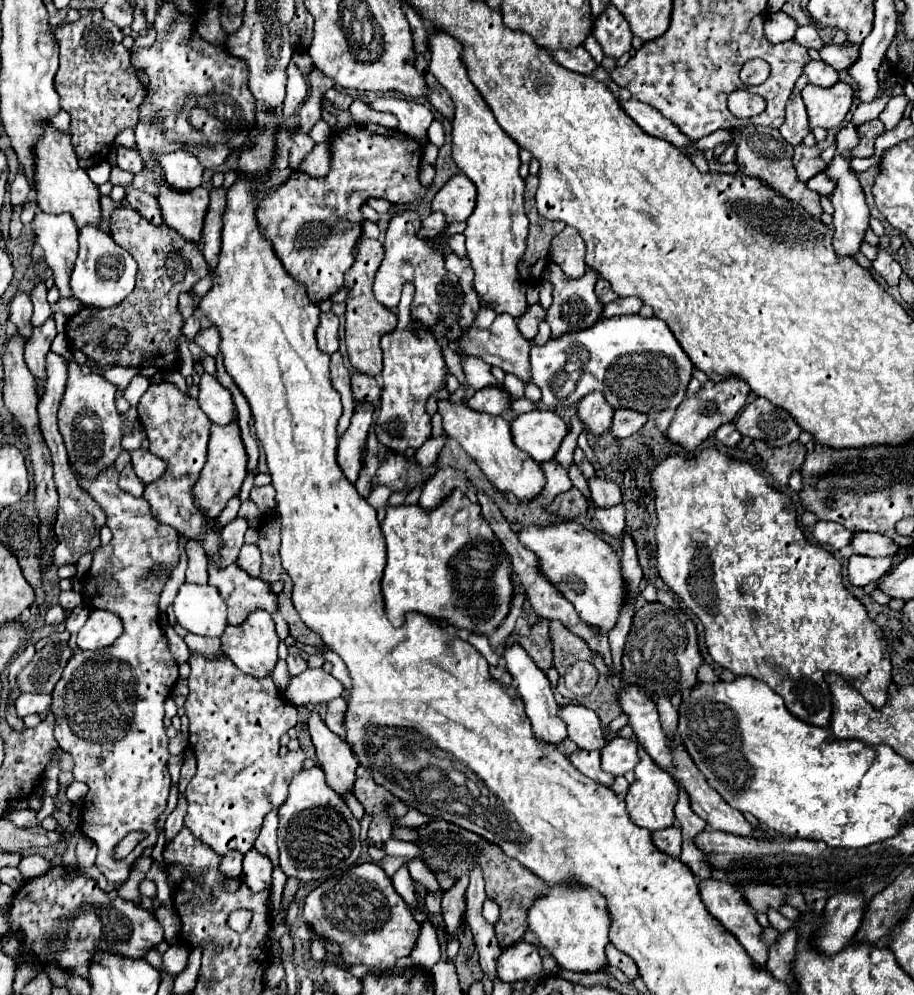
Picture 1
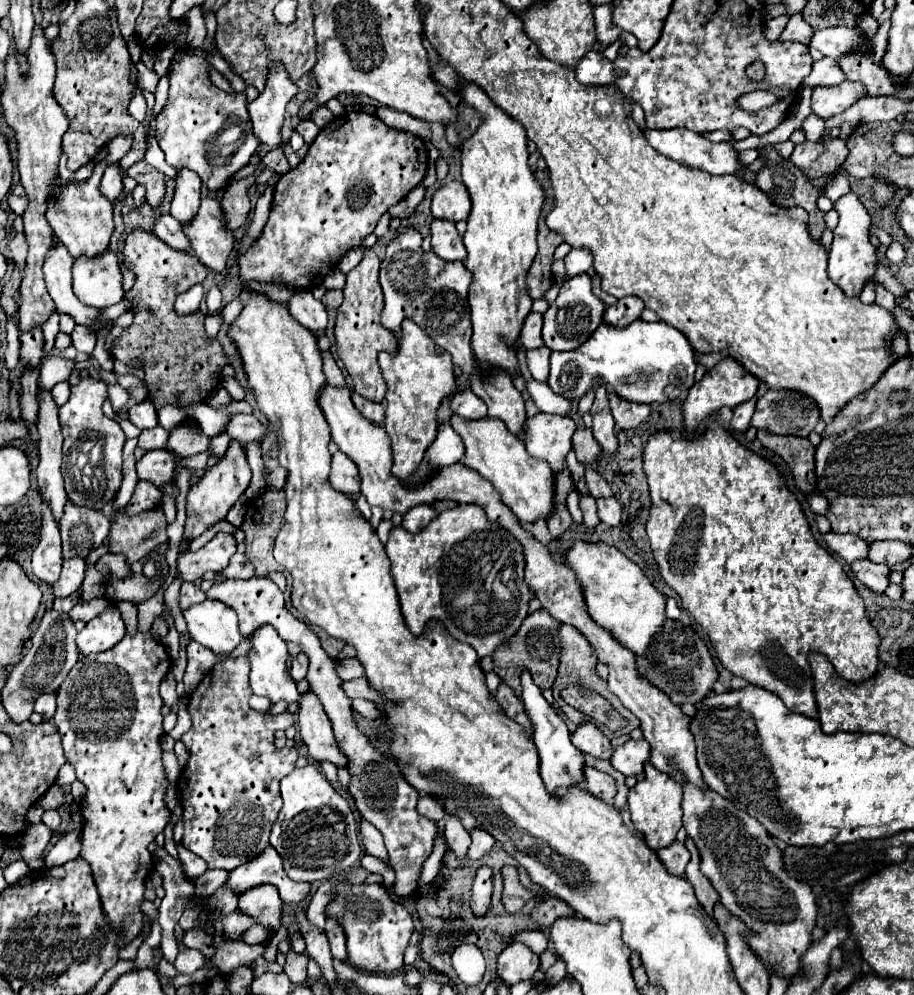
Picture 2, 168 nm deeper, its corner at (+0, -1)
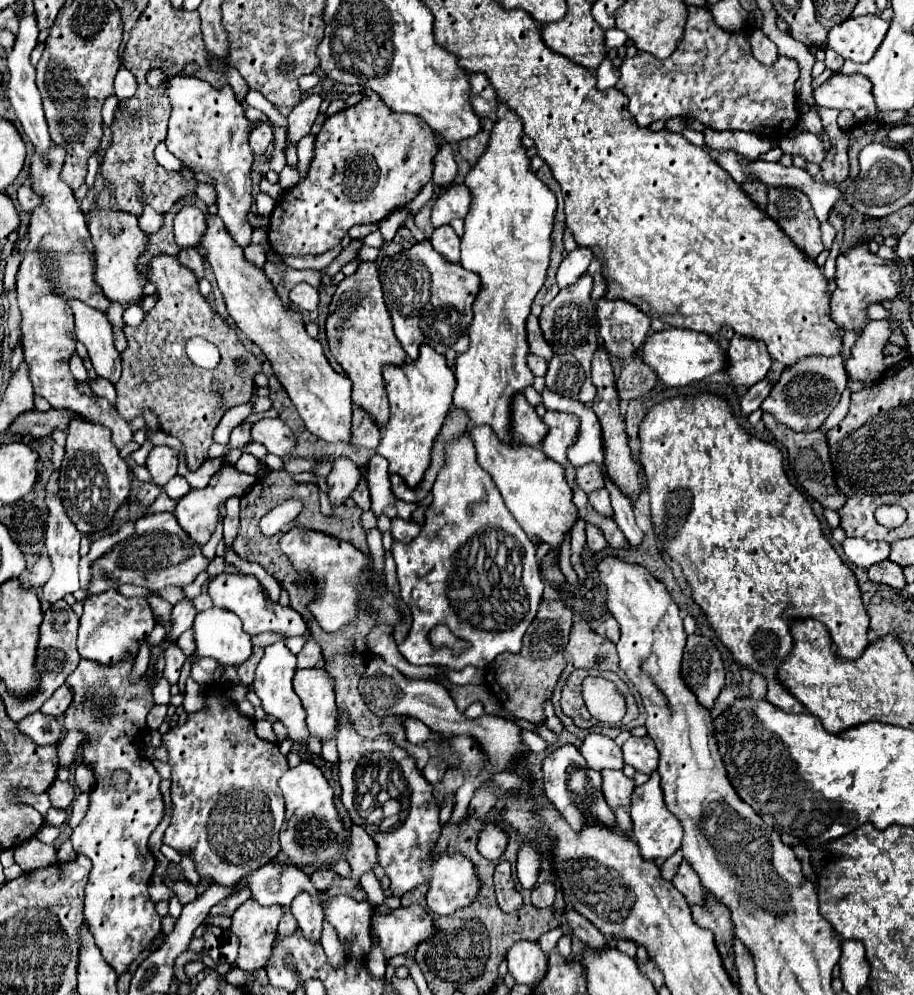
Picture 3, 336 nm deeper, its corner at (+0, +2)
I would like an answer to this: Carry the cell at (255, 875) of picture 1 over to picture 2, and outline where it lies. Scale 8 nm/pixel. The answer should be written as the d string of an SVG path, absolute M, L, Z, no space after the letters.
M256 885L240 895L238 907L242 911L252 913L252 917L258 919L258 923L268 925L272 929L280 927L282 917L282 899L274 885Z

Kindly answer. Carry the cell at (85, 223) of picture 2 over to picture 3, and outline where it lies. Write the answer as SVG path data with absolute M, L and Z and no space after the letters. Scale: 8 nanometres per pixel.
M92 210L88 214L88 230L94 242L94 256L96 256L96 282L102 286L106 298L122 304L128 308L132 304L140 304L144 298L144 284L146 276L138 272L138 258L144 254L148 246L148 236L140 230L138 218L126 212L116 210Z

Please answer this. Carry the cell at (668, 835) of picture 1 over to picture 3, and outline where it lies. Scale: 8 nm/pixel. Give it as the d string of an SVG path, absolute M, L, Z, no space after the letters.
M682 862L678 868L678 874L674 876L672 884L686 896L688 904L698 904L704 906L706 904L706 894L704 888L700 888L700 880L696 876L696 872L692 872L688 862Z

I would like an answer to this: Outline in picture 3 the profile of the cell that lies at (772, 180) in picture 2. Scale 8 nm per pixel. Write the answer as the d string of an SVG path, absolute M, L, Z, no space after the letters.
M770 188L768 192L768 216L782 228L782 232L814 260L824 244L820 240L820 222L812 212L808 196L794 188Z

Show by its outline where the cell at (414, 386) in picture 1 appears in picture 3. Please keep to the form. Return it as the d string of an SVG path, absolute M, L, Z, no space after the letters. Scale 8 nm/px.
M422 346L420 358L416 362L404 364L400 368L384 368L384 382L390 400L390 420L384 428L378 454L388 460L390 472L400 474L410 488L416 488L430 466L430 450L436 434L440 432L452 408L456 378L446 366L446 358L442 354L436 354L430 346Z

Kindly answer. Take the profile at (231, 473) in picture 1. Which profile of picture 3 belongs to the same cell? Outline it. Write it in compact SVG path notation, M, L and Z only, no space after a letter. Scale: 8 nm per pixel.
M224 464L220 472L216 472L210 480L210 484L202 490L190 490L184 498L180 498L176 502L176 508L174 508L174 516L178 518L178 524L182 526L182 530L200 546L204 546L216 524L218 524L218 506L224 504L230 496L244 496L246 492L250 492L252 484L256 482L256 476L250 476L250 474L242 474L242 472L236 472L230 464Z

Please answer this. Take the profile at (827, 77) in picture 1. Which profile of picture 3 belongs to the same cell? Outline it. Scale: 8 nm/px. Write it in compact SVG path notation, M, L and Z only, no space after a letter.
M826 48L826 68L830 68L832 72L838 72L838 68L844 64L844 58L838 56L832 48Z

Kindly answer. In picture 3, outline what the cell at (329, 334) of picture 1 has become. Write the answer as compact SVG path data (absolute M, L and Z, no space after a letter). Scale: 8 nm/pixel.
M296 284L288 294L292 306L298 310L316 310L318 308L318 290L310 284Z

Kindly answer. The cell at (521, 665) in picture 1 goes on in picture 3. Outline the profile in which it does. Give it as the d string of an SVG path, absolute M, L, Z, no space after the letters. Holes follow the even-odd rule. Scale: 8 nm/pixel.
M566 744L566 746L550 752L544 760L542 772L544 772L544 784L542 784L544 796L562 814L562 818L570 824L570 828L574 832L580 832L584 828L584 824L592 822L592 818L596 818L598 824L604 824L612 830L616 828L614 812L602 796L602 776L600 776L600 772L594 772L586 766L586 760L578 752L578 748ZM588 796L592 798L592 802L586 802Z

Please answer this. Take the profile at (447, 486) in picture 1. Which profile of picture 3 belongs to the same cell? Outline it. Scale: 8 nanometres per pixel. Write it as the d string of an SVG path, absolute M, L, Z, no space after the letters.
M392 520L392 528L390 528L390 534L392 534L392 540L396 542L412 542L420 532L420 524L416 524L414 520Z

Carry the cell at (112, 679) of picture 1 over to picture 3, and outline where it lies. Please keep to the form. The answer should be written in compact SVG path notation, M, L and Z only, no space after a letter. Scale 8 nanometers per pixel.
M80 660L78 668L68 676L68 684L76 692L72 708L64 712L66 730L80 728L86 732L82 742L84 762L92 764L96 786L90 792L90 806L84 820L72 830L72 844L78 854L92 860L92 870L84 896L84 920L102 950L104 960L116 974L128 970L134 958L146 950L160 934L162 916L156 912L148 896L148 880L154 870L154 856L148 850L148 838L162 820L160 774L140 754L140 732L146 732L146 716L154 706L146 678L130 684L134 660L116 664L116 668L100 668L92 660Z

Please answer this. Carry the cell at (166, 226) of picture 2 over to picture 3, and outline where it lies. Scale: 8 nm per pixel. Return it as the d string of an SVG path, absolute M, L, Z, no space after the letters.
M188 248L188 250L180 252L178 260L180 260L186 268L190 268L190 270L196 274L198 280L204 278L204 258L198 254L196 248Z

